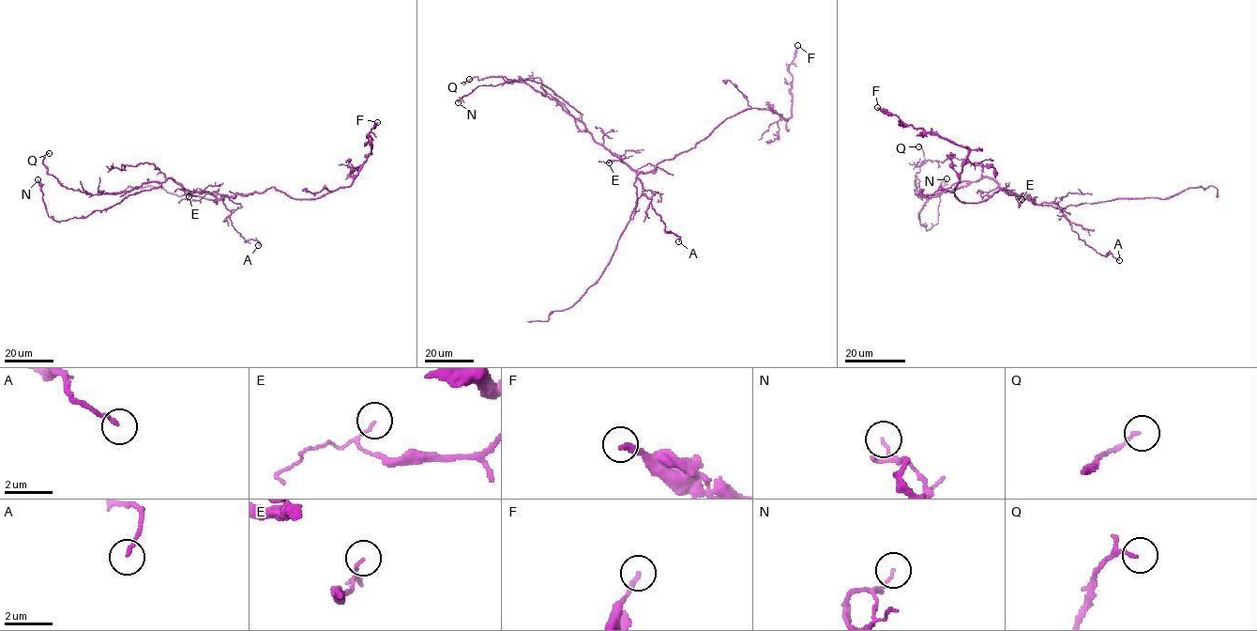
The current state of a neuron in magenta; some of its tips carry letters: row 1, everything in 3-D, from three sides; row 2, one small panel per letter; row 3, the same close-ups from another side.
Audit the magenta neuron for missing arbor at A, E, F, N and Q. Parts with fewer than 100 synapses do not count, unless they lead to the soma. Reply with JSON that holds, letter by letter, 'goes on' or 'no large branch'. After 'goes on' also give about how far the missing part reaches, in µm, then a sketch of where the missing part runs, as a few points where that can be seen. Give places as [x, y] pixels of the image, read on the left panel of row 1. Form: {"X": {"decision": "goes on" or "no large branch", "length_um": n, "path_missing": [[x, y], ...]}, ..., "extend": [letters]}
{"A": {"decision": "no large branch"}, "E": {"decision": "no large branch"}, "F": {"decision": "no large branch"}, "N": {"decision": "no large branch"}, "Q": {"decision": "no large branch"}, "extend": []}

